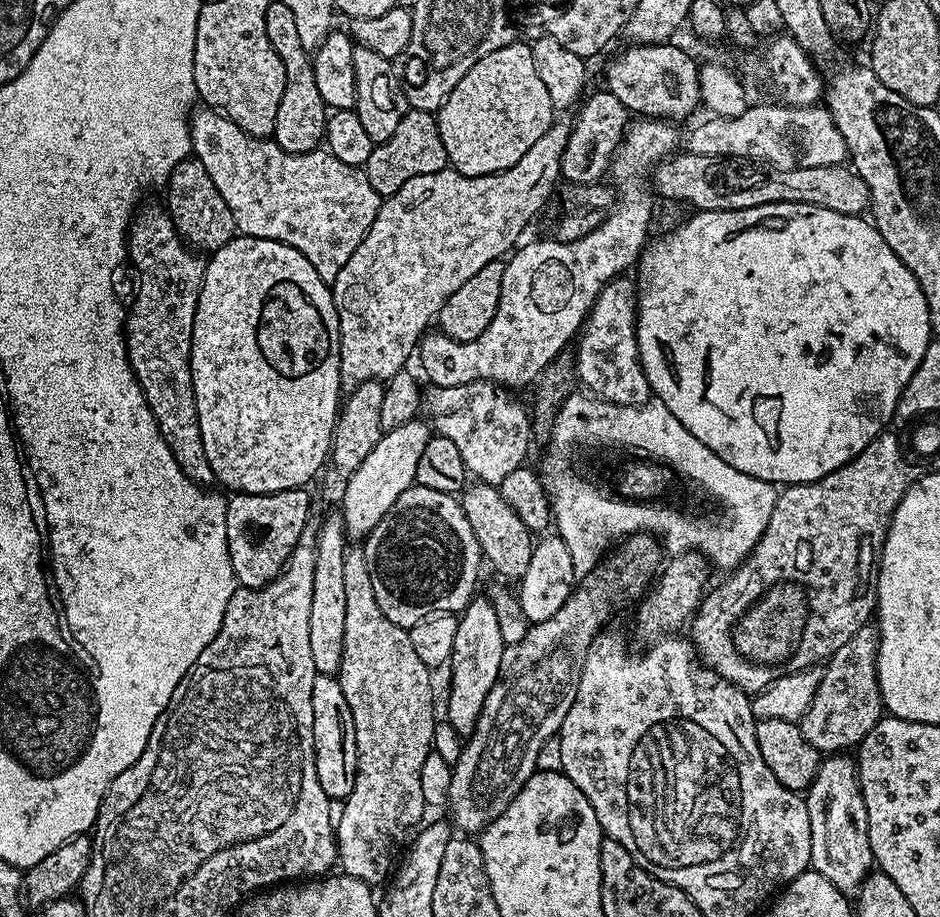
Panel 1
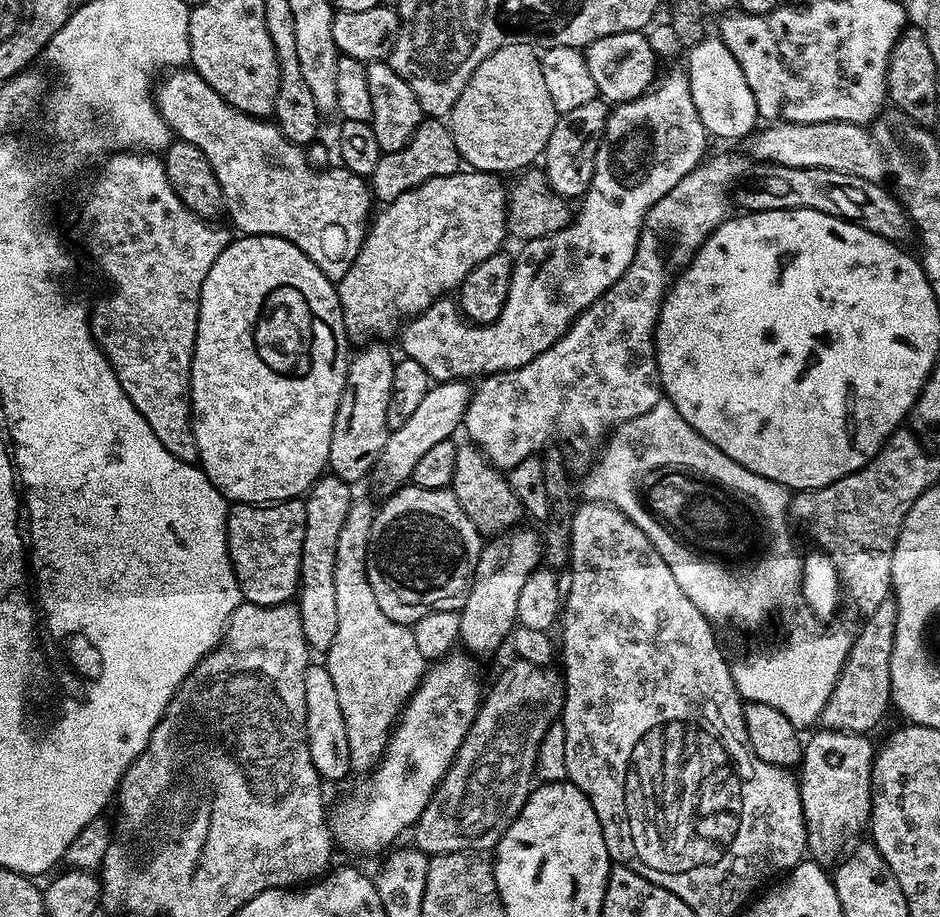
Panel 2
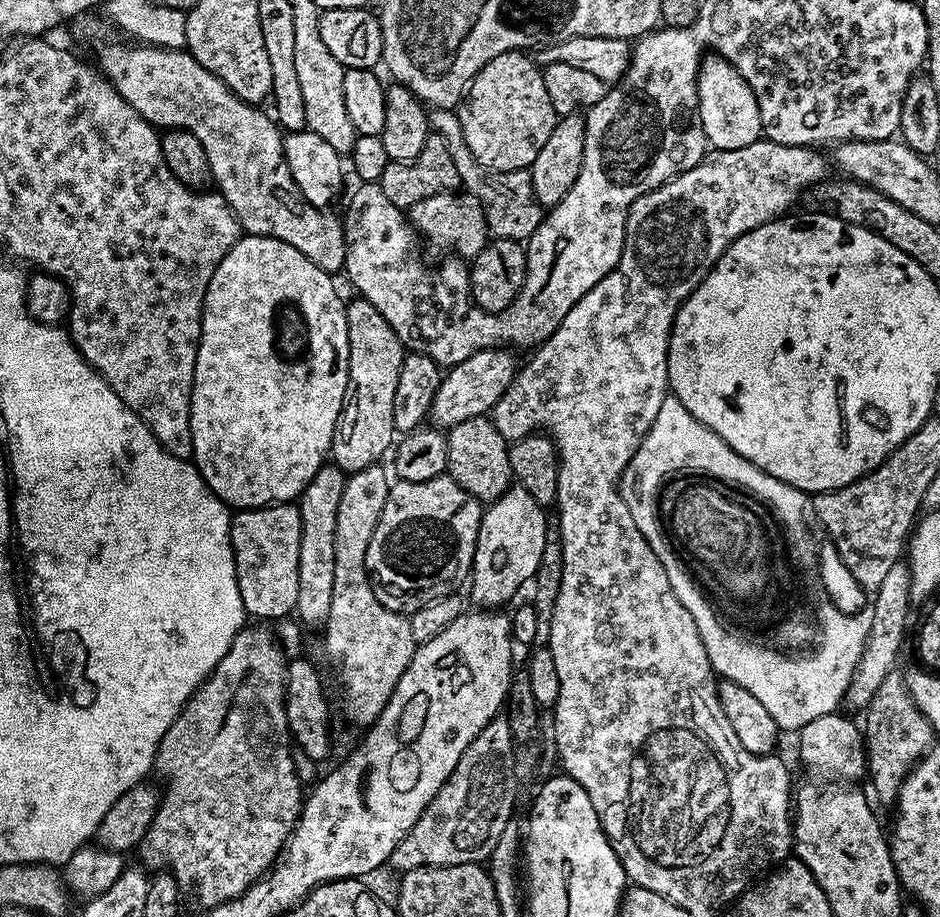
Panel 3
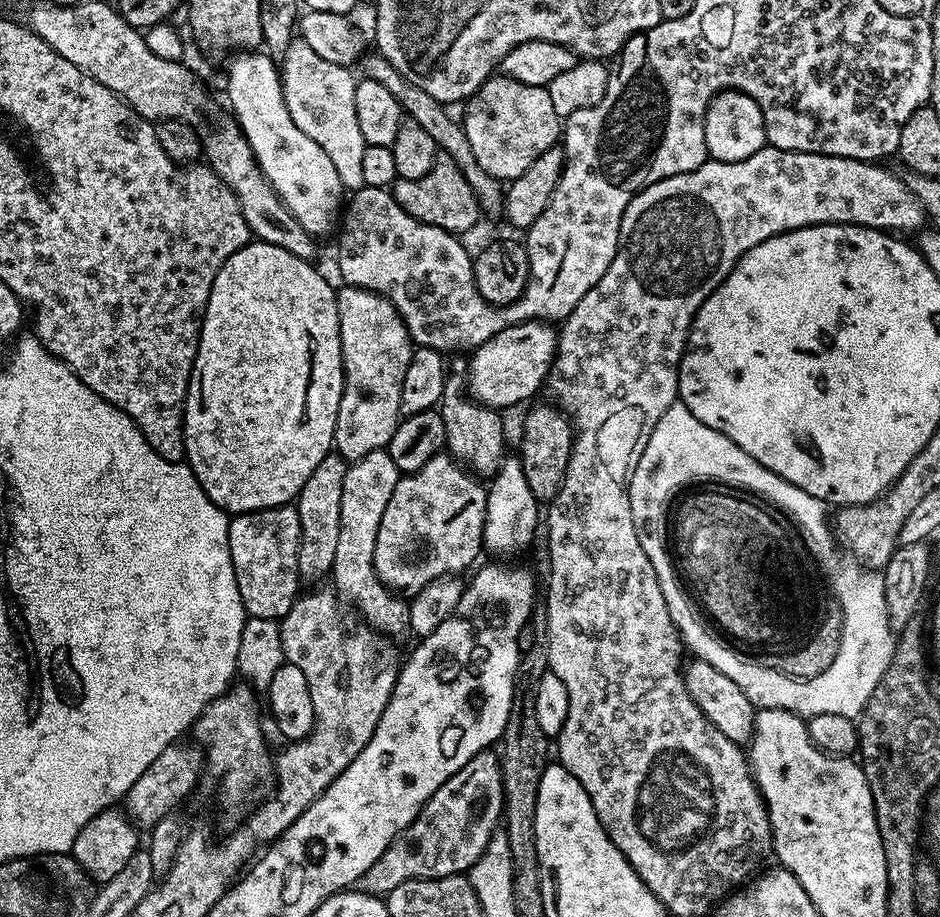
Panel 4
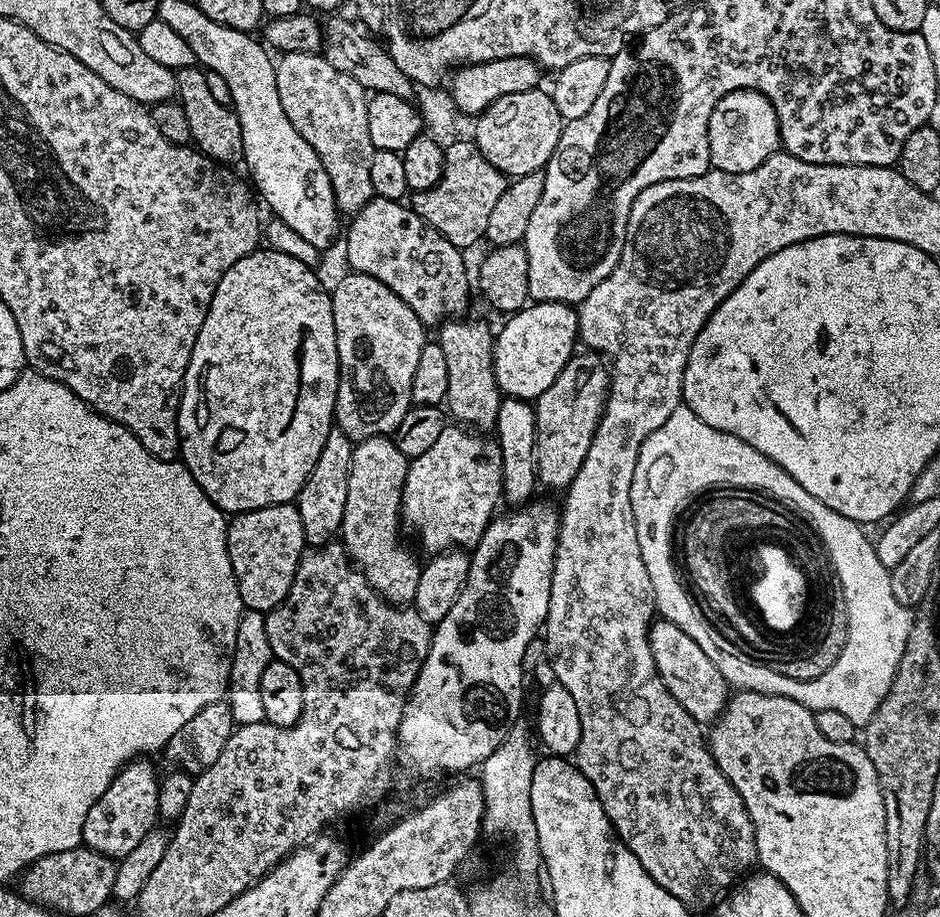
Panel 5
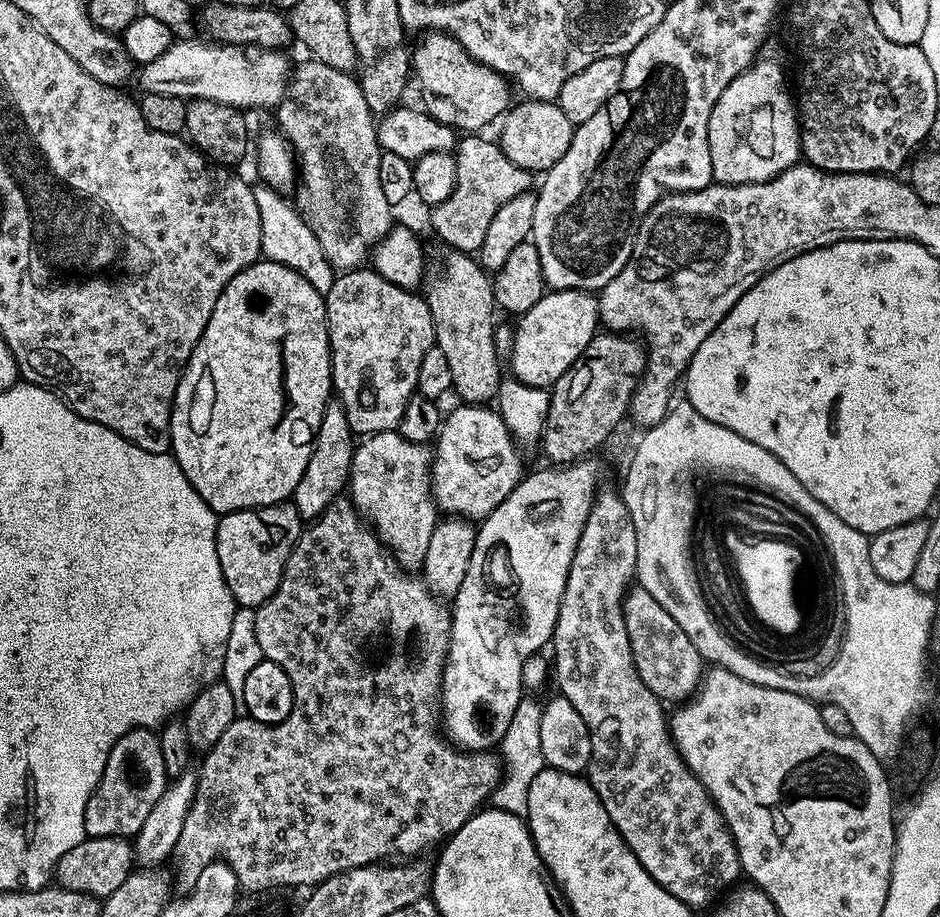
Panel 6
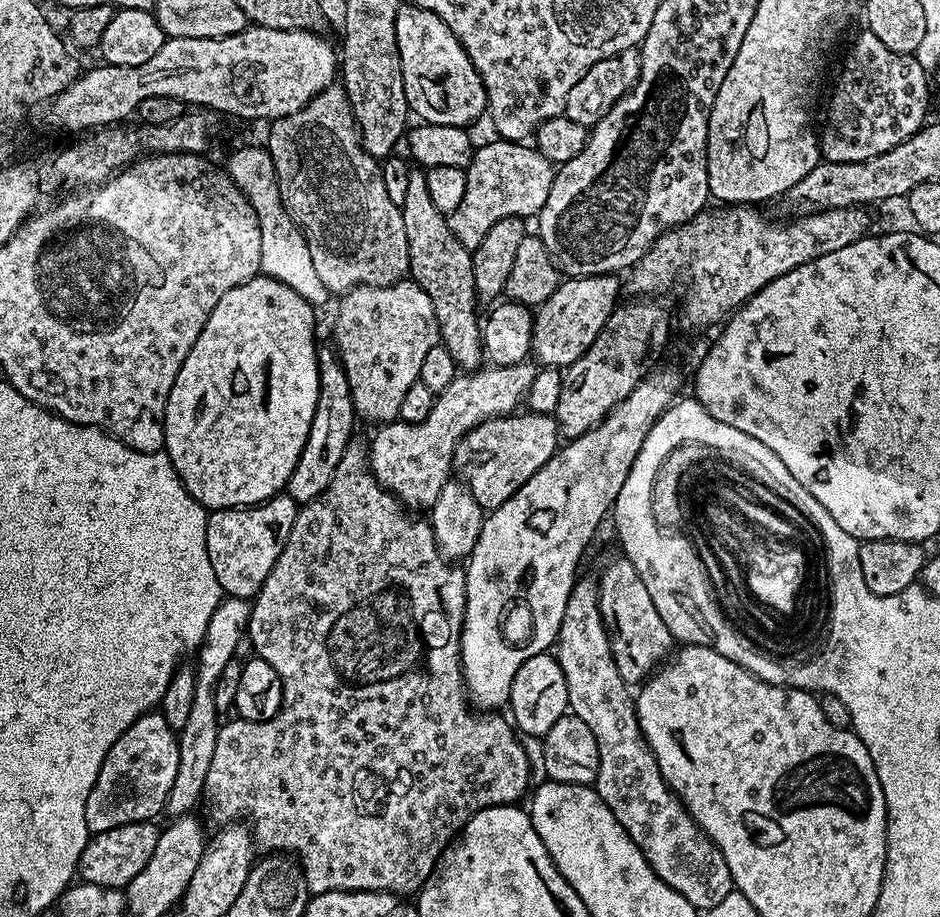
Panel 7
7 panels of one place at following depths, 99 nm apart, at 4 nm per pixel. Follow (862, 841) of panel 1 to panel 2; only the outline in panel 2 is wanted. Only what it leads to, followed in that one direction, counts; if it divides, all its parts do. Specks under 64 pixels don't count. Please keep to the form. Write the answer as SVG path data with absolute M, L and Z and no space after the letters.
M829 728L819 731L813 731L813 736L803 741L804 754L798 765L798 783L804 825L808 831L807 855L818 864L832 866L849 847L848 839L858 835L863 828L865 831L869 823L874 744L872 748L869 737L862 732L835 732Z

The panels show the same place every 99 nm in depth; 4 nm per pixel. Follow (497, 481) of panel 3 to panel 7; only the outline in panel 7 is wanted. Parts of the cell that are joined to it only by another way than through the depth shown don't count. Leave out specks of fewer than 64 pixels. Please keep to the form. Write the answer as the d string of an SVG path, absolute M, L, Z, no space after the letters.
M413 170L410 174L410 183L406 189L406 202L400 205L402 222L406 226L406 246L408 247L408 272L411 279L416 281L426 294L430 294L430 303L434 305L434 318L438 318L440 343L450 350L450 358L454 358L457 369L475 370L485 363L484 342L481 336L482 320L476 317L478 297L474 286L474 266L472 252L458 238L454 238L454 230L450 230L448 217L434 206L430 198L429 188L426 186L424 172Z

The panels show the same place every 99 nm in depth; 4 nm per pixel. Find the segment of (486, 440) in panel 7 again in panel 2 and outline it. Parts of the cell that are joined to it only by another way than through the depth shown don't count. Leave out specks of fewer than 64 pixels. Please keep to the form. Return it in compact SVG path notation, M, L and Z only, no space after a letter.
M405 486L397 490L393 496L387 497L381 504L384 505L379 505L376 508L374 526L370 530L370 542L368 543L368 553L366 554L366 570L368 571L370 590L374 590L374 599L378 602L382 614L386 614L386 618L390 618L394 622L411 626L416 623L418 618L422 618L431 612L437 612L438 610L459 612L464 607L464 603L468 597L468 591L472 585L472 579L476 573L482 547L482 537L478 529L474 526L474 522L470 522L470 518L466 518L466 510L462 510L462 506L458 506L458 498L454 498L454 494L448 488Z

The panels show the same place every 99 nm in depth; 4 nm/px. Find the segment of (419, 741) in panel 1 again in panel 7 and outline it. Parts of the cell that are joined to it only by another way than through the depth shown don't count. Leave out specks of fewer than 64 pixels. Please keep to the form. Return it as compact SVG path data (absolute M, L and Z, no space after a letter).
M523 362L516 365L481 366L475 370L457 374L454 382L446 386L446 390L438 393L434 406L427 418L417 424L403 422L389 422L377 427L376 437L371 437L368 449L368 461L372 464L372 472L376 475L376 481L392 493L405 509L430 510L434 502L438 502L438 494L442 494L442 486L450 479L454 472L452 459L458 442L474 426L478 426L487 420L493 420L496 416L506 416L517 411L516 408L527 397L530 390L530 382L534 382L538 371L537 365L532 362Z

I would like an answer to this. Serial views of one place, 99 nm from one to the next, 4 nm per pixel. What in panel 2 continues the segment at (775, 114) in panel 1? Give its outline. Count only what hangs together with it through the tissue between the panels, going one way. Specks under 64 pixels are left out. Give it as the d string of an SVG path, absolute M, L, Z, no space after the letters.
M772 122L747 137L747 155L753 161L769 160L772 166L782 168L825 168L842 174L858 174L875 184L886 176L886 161L882 150L874 142L863 124L850 122L810 122L809 124L782 124Z

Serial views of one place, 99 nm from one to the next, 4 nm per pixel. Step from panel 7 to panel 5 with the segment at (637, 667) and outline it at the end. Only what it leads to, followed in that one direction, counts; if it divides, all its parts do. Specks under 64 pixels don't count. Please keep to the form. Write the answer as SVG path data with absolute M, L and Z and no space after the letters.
M663 618L653 619L652 625L648 627L648 641L650 642L650 654L654 656L654 666L670 694L684 707L691 716L699 717L700 700L708 696L708 688L729 687L726 678L722 678L722 673L718 671L718 666L706 658L704 651L694 643L694 638L690 638L674 622Z

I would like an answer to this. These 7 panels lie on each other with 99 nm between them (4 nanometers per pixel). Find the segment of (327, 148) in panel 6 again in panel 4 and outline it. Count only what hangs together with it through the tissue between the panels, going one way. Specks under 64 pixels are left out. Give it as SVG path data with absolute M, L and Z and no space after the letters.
M298 38L293 39L286 50L279 69L286 110L290 110L294 126L298 126L306 138L322 146L334 170L338 170L338 178L342 178L342 186L346 190L363 188L362 154L366 154L368 143L362 138L362 129L358 127L358 109L354 106L357 77L352 76L353 69L326 62L326 58L314 54L314 50Z

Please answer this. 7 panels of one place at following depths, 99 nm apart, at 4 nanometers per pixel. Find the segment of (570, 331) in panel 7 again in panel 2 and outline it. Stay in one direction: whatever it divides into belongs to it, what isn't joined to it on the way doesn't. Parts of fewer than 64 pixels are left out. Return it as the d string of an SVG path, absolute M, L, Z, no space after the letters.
M467 379L445 380L431 385L422 398L422 402L410 414L410 419L397 428L391 429L386 446L382 446L382 454L372 467L370 481L372 488L380 498L393 496L397 490L411 481L414 466L438 442L455 437L464 423L464 412L472 401L473 385Z

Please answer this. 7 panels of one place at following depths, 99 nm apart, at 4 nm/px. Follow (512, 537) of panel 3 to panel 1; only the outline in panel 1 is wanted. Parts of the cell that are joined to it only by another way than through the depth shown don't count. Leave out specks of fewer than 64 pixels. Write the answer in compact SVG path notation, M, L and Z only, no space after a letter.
M473 598L464 607L458 622L458 634L454 637L450 661L452 681L448 684L448 724L461 738L471 736L476 728L482 706L490 690L494 690L494 682L498 682L505 647L491 600Z

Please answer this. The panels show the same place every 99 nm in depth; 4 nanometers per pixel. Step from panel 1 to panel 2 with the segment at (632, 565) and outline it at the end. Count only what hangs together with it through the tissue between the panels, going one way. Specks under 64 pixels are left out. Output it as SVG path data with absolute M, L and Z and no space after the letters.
M519 658L497 678L492 689L480 701L474 722L469 726L462 746L456 751L456 757L448 768L440 785L433 792L426 810L416 820L415 847L429 857L441 852L474 852L487 853L495 849L502 834L514 822L514 818L522 810L528 800L528 794L534 787L532 767L536 764L536 751L552 724L552 719L561 715L564 706L564 678L555 667L539 668Z

